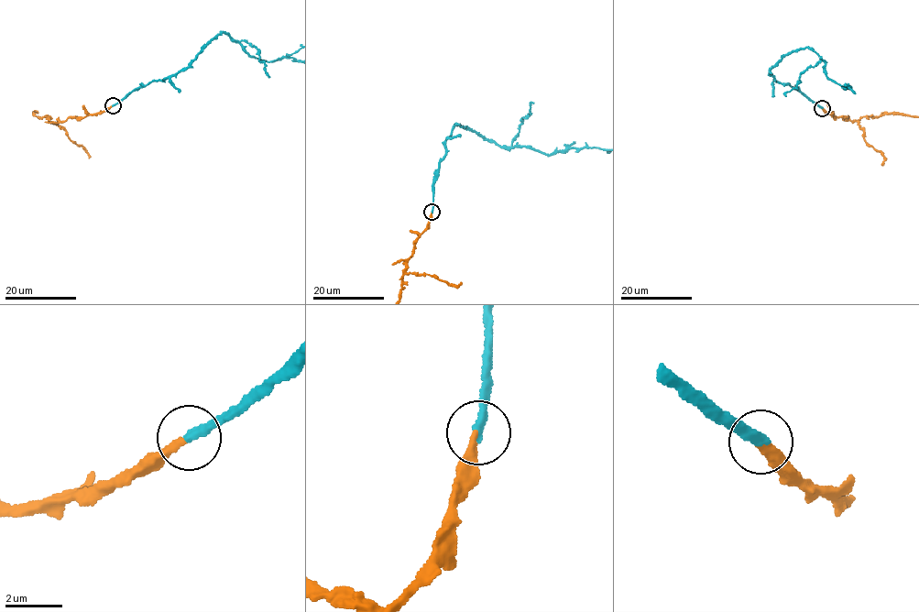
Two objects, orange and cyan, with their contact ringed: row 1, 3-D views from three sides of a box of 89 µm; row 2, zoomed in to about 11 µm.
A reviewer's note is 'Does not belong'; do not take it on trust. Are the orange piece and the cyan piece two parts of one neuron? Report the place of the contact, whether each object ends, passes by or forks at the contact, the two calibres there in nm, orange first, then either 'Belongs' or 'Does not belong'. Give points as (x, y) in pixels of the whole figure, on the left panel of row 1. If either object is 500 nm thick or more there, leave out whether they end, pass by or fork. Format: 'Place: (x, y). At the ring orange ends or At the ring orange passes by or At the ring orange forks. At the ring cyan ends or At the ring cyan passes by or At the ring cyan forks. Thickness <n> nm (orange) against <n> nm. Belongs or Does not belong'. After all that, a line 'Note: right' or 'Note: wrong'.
Place: (113, 105). At the ring orange ends. At the ring cyan ends. Thickness 260 nm (orange) against 340 nm. Belongs
Note: wrong

